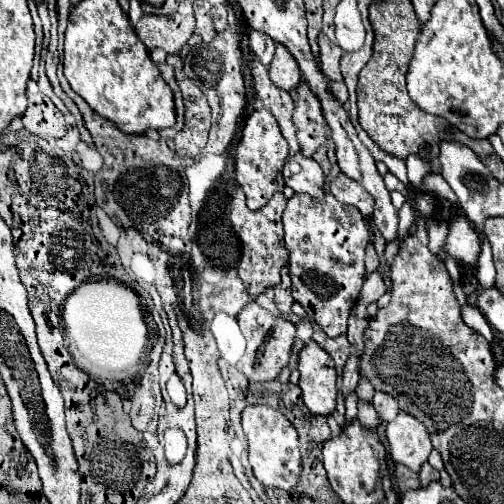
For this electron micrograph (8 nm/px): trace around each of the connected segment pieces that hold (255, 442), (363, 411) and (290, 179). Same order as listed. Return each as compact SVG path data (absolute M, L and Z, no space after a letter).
M250 405L242 411L242 429L248 441L248 459L254 477L266 487L278 487L290 491L298 483L302 471L298 433L294 425L278 409L272 409L268 405Z
M358 401L358 421L362 423L364 429L370 429L372 433L376 433L376 429L378 429L378 415L376 415L376 411L374 411L374 407L370 403Z
M292 155L284 163L284 181L290 189L296 193L306 193L314 199L320 199L328 193L326 183L324 183L324 173L322 167L304 155Z

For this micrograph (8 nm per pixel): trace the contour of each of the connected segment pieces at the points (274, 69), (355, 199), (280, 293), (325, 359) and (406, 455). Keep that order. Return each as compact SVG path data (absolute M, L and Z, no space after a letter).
M276 45L276 55L274 55L268 71L270 71L274 85L284 91L294 91L302 81L300 69L296 67L292 55L288 55L288 51L280 45Z
M340 173L336 181L332 181L330 193L332 193L340 203L354 205L364 217L370 217L370 215L372 215L372 209L374 209L374 199L372 199L372 195L370 195L360 183L356 183L354 179L346 177L344 173Z
M284 267L282 281L280 281L280 285L274 287L274 293L276 293L274 301L276 301L276 307L280 309L280 313L290 315L294 299L292 299L292 283L290 283L290 275L288 275L288 267Z
M310 341L304 345L298 357L300 371L300 389L304 405L314 415L330 415L336 409L336 369L332 357L316 343Z
M400 411L398 417L386 425L386 439L392 461L402 463L412 471L418 471L432 451L426 427L404 411Z

